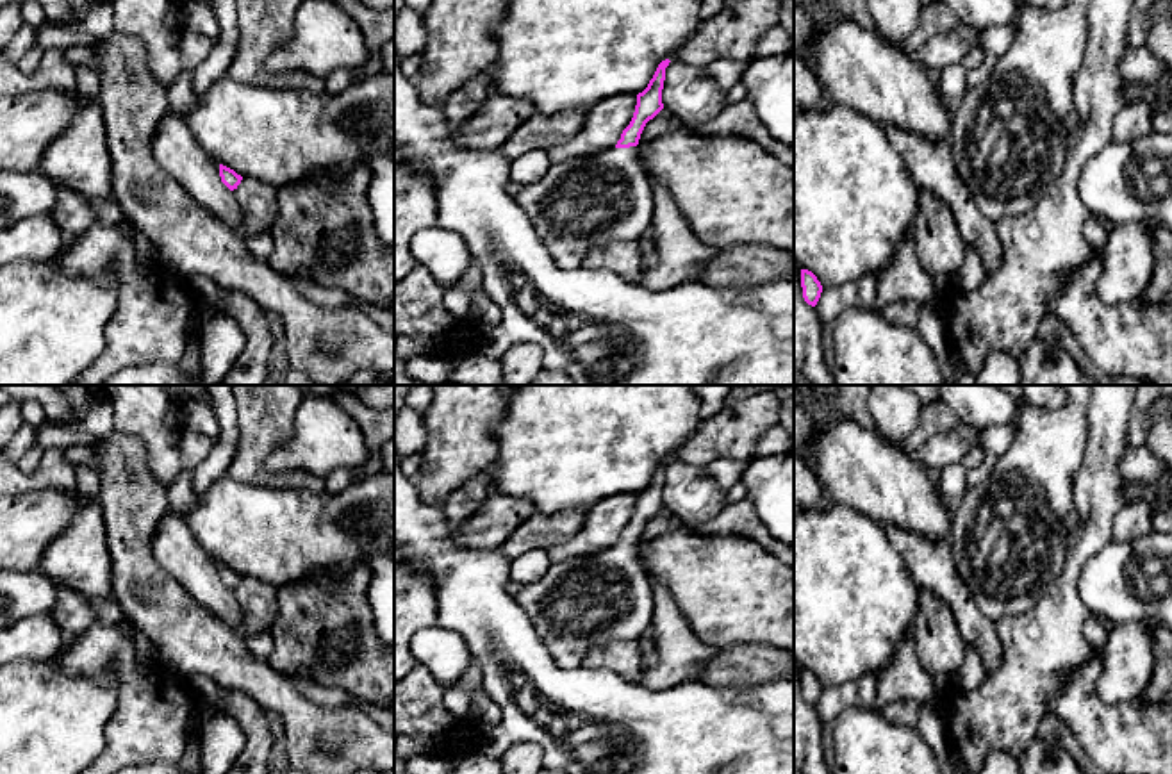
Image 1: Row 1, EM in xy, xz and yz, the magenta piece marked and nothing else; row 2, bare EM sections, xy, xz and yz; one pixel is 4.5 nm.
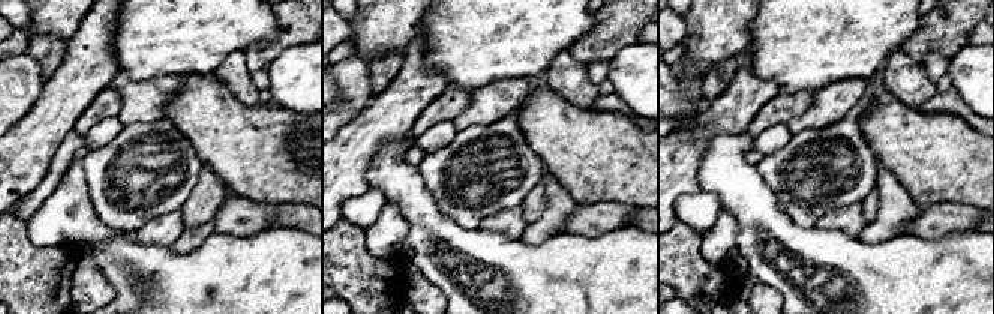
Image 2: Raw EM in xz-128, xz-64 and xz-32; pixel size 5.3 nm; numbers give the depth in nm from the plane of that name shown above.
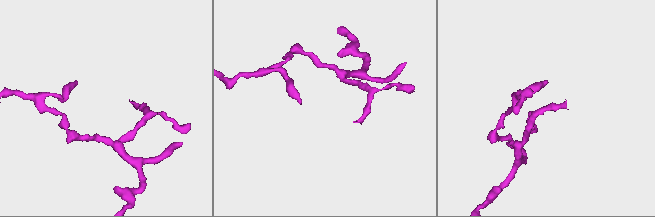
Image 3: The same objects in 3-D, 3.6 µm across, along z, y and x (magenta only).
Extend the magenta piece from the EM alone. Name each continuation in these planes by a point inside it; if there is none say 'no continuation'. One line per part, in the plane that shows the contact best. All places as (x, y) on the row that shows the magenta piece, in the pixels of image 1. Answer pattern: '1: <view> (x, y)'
1: xz (584, 202)

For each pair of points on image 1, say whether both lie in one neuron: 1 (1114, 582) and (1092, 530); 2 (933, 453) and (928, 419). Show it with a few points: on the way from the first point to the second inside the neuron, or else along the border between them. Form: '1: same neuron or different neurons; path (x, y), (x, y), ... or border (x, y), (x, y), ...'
1: different neurons; border (1112, 539), (1081, 568), (1078, 585)
2: different neurons; border (958, 423), (933, 434), (912, 455)

